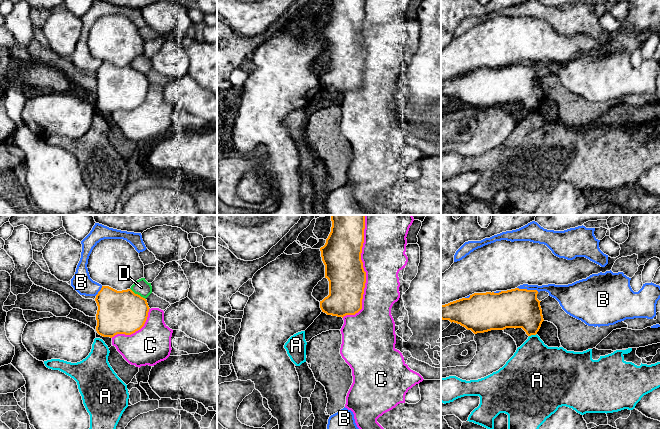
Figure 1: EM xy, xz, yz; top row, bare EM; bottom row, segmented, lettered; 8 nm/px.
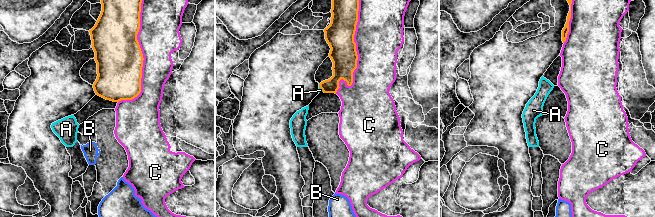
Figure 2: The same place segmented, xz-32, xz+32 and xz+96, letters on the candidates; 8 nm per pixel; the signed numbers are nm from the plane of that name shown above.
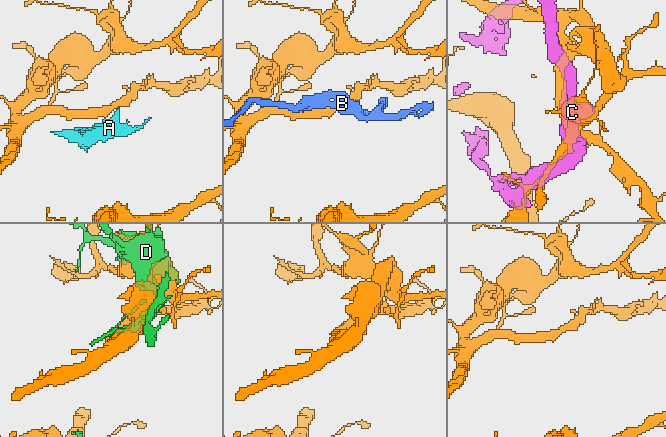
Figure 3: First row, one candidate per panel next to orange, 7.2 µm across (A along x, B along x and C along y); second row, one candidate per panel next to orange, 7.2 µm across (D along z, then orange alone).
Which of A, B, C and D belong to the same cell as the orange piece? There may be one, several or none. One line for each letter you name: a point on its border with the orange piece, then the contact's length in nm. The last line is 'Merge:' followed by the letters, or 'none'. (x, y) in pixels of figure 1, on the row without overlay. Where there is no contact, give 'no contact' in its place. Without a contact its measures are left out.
Merge: none

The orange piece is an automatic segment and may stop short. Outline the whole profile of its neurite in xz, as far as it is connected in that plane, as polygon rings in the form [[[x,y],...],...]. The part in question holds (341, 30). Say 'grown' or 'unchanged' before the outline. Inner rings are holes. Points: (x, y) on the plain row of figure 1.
unchanged; [[[332,0],[326,19],[320,24],[325,41],[325,54],[329,57],[329,71],[320,77],[322,88],[344,93],[355,91],[362,85],[366,48],[361,36],[365,0]]]

